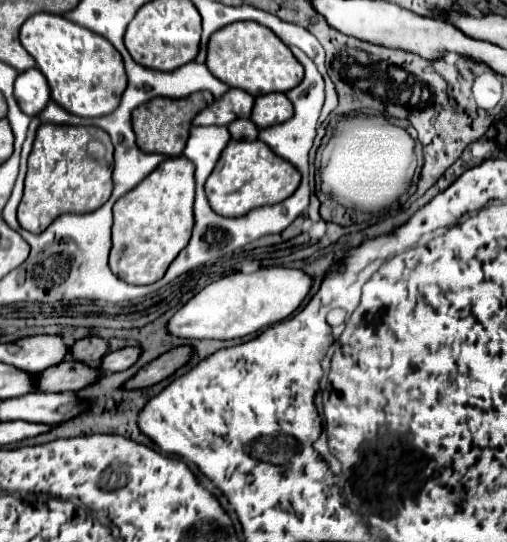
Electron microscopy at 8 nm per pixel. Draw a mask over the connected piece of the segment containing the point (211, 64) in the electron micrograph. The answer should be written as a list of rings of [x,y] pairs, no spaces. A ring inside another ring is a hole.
[[[252,21],[232,23],[216,31],[216,35],[212,35],[208,41],[206,67],[226,85],[244,89],[254,97],[266,93],[288,93],[304,79],[304,69],[292,51],[272,31]]]

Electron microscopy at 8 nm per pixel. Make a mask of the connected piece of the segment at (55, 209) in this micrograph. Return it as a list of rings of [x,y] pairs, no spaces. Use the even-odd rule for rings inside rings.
[[[40,125],[36,133],[36,141],[32,147],[32,153],[28,157],[28,173],[26,173],[26,187],[24,187],[24,197],[18,207],[18,223],[22,229],[30,233],[42,233],[56,217],[64,213],[90,213],[98,207],[102,207],[110,195],[112,195],[112,159],[114,147],[110,143],[110,137],[98,129],[98,127],[72,127],[72,125]],[[90,141],[102,141],[106,145],[106,155],[104,159],[90,159],[86,149]]]

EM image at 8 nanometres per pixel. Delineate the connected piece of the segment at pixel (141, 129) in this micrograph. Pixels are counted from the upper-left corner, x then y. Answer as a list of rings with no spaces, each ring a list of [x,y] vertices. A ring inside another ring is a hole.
[[[202,91],[202,93],[194,93],[190,97],[184,99],[168,99],[168,97],[156,97],[140,107],[134,109],[132,113],[132,127],[136,133],[136,143],[142,151],[148,153],[162,153],[168,157],[178,157],[184,151],[186,139],[190,135],[190,127],[192,127],[192,119],[206,109],[208,105],[214,103],[212,93]]]

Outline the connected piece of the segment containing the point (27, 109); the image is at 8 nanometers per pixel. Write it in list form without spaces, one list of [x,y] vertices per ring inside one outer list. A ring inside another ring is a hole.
[[[36,67],[18,75],[14,95],[16,95],[20,109],[30,117],[38,115],[50,103],[48,83]]]

